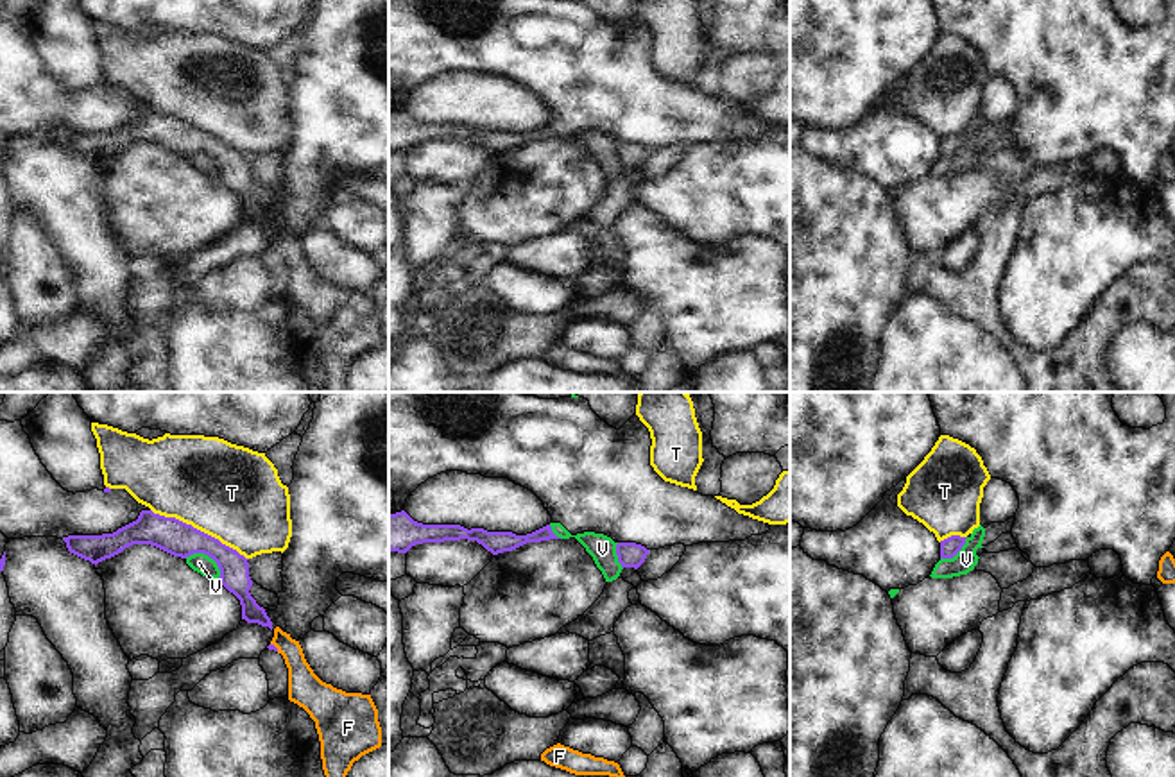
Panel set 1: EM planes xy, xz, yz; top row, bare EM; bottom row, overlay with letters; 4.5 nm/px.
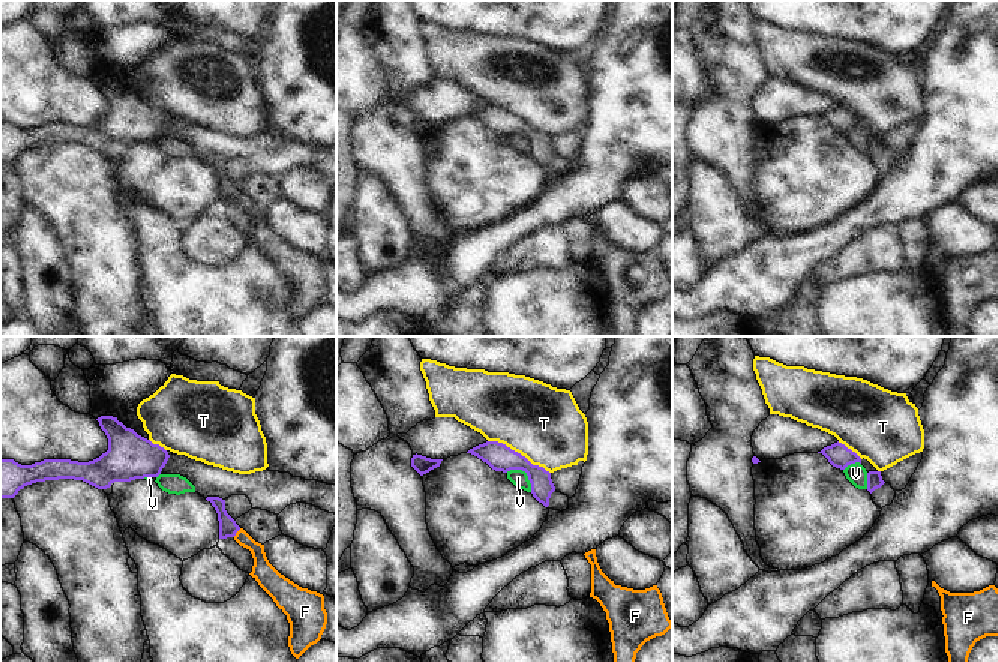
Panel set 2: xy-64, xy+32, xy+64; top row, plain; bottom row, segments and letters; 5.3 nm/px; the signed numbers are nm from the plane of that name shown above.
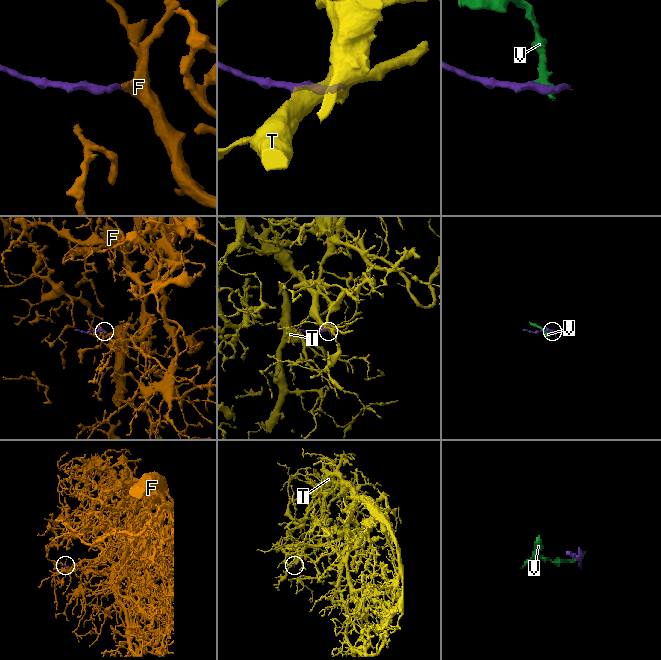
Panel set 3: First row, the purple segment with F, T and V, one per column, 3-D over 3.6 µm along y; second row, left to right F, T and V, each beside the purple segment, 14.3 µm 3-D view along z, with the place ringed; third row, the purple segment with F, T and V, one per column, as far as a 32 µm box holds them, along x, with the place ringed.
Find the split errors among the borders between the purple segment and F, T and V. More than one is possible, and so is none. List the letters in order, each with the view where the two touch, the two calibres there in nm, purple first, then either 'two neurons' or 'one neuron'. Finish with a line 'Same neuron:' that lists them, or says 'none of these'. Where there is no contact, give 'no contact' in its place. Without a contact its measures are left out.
F: xy | 30/160 nm | one neuron
T: xy | 160/420 nm | two neurons
V: xy | 160/90 nm | two neurons
Same neuron: F

